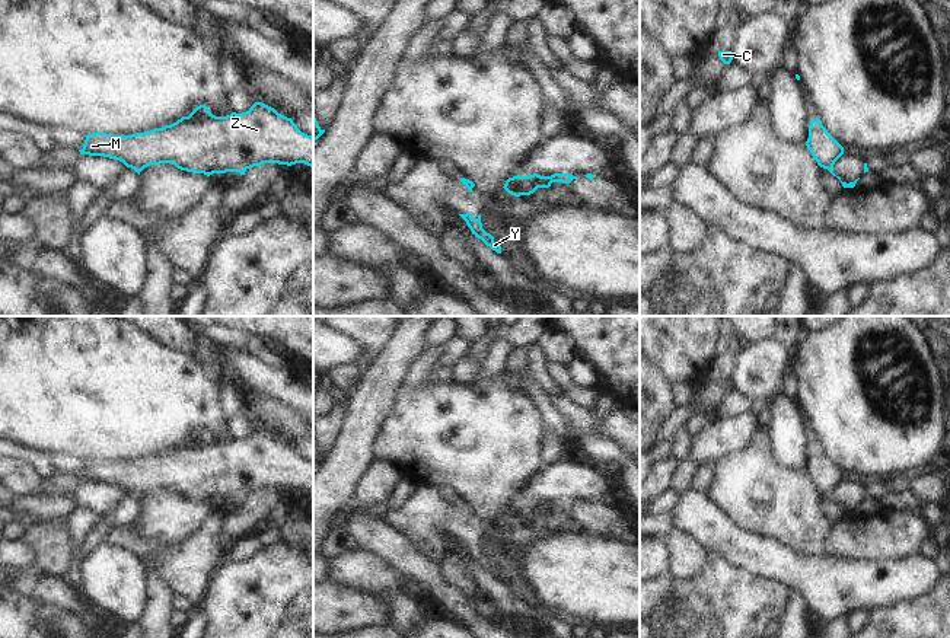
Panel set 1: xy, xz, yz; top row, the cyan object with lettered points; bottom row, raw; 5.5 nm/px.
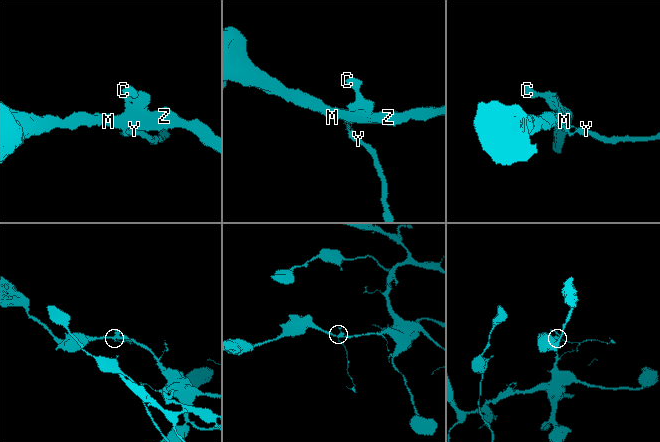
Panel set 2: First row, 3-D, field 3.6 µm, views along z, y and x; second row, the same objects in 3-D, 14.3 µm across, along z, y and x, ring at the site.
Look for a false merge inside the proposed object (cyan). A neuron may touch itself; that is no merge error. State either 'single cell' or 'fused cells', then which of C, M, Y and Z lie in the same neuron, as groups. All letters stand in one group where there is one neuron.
fused cells; C M Z / Y

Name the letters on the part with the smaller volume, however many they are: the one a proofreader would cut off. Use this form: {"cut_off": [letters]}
{"cut_off": ["Y"]}

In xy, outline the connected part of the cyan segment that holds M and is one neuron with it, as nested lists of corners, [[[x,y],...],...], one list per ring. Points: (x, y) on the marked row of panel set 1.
[[[255,102],[246,112],[232,112],[227,117],[216,117],[205,105],[200,105],[188,117],[152,131],[131,135],[92,133],[85,137],[80,154],[115,159],[131,169],[172,163],[181,170],[210,176],[226,172],[245,175],[248,169],[264,163],[305,163],[313,168],[313,137],[302,133],[291,118],[262,102]]]

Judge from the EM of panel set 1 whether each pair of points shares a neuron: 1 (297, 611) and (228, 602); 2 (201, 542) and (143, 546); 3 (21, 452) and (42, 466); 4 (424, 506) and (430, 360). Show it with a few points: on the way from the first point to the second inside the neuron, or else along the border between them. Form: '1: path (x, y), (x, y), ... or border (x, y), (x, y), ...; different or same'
1: path (280, 611), (257, 611), (245, 605); same
2: path (187, 555), (158, 555); same
3: path (26, 455), (37, 461); same
4: border (418, 484), (432, 484), (436, 488); different

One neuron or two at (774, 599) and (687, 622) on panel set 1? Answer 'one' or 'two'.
one

